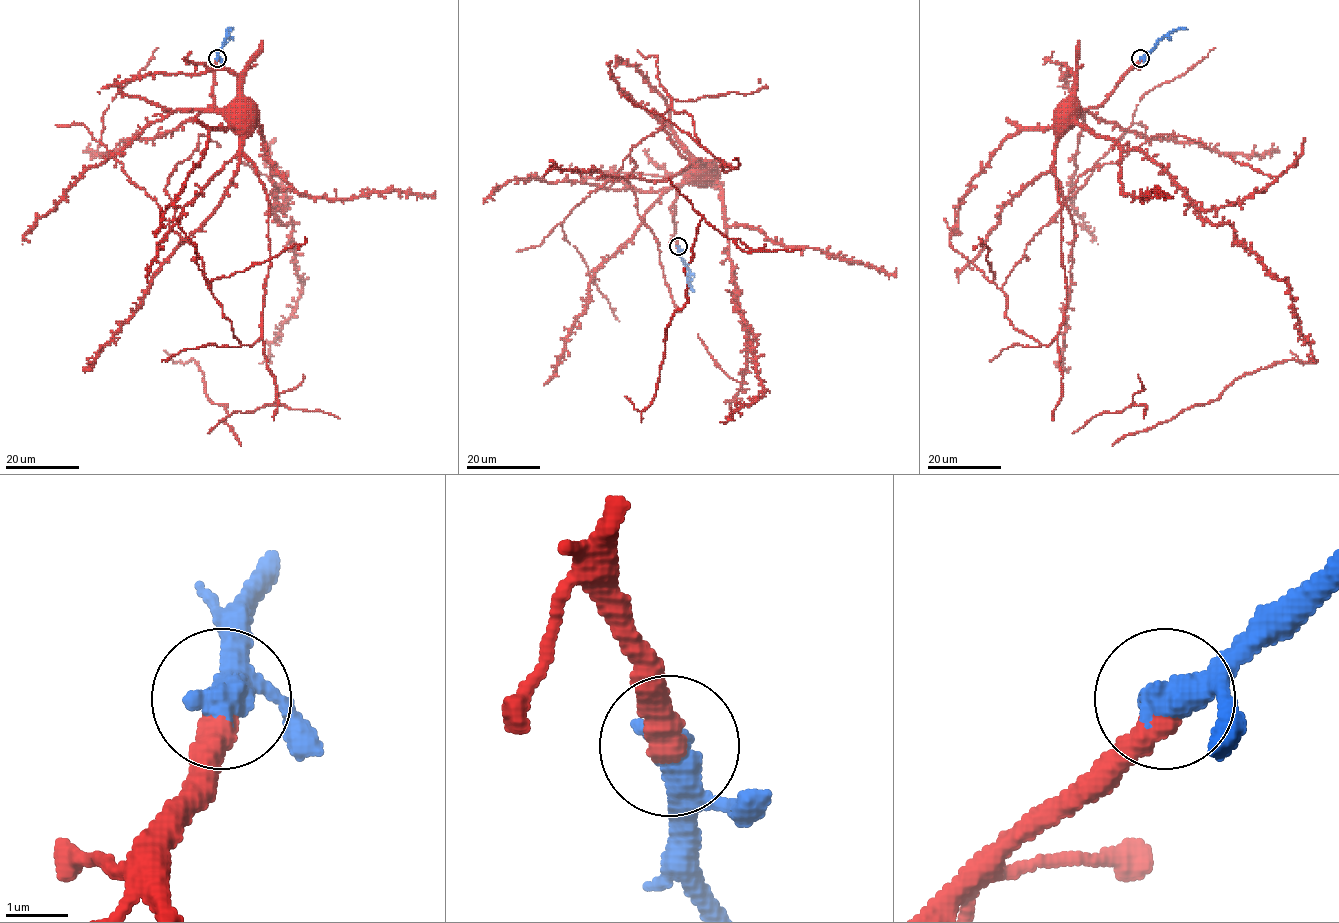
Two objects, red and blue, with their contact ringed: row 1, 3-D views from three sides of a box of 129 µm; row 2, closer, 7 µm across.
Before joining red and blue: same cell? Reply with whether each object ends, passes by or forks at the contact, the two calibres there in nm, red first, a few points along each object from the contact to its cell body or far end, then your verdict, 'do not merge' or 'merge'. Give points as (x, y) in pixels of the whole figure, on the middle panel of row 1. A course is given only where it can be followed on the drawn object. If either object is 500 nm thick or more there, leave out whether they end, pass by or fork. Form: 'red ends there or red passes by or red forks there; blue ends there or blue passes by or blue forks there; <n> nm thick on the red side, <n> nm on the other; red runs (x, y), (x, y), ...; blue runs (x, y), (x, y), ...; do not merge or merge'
500 nm thick on the red side, 600 nm on the other; red runs (677, 246), (673, 207), (679, 187), (697, 165), (707, 161); blue runs (678, 246), (678, 253), (688, 270), (692, 290), (688, 293); merge

